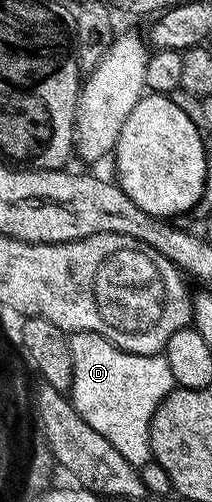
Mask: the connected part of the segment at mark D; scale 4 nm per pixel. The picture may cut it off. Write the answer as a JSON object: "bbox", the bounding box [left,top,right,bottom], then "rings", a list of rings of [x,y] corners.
{"bbox":[69,331,176,468],"rings":[[[77,331],[70,336],[73,353],[73,385],[69,402],[101,437],[105,437],[133,466],[142,468],[152,458],[149,436],[151,418],[163,398],[176,386],[162,354],[134,355],[116,347],[106,335]]]}

